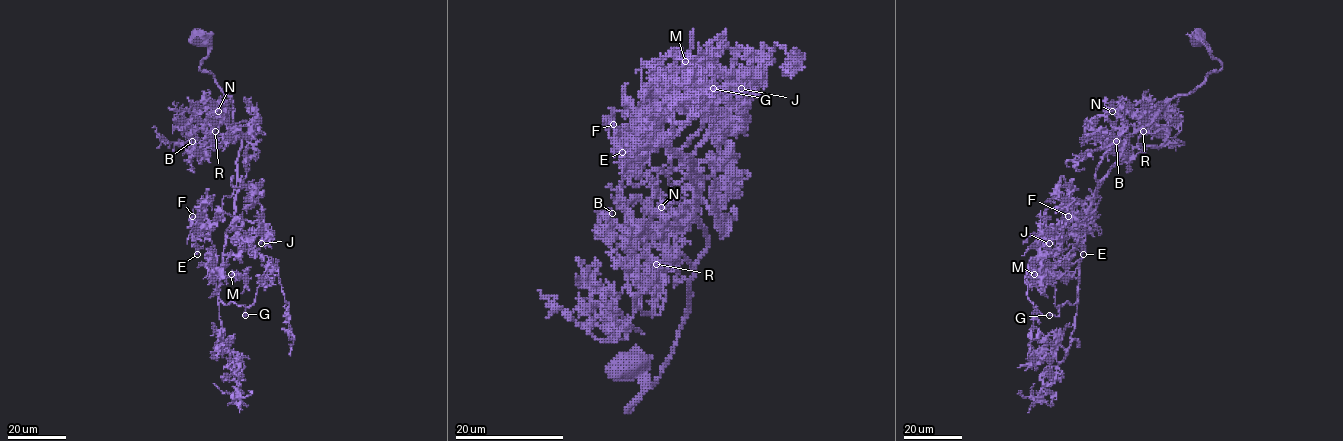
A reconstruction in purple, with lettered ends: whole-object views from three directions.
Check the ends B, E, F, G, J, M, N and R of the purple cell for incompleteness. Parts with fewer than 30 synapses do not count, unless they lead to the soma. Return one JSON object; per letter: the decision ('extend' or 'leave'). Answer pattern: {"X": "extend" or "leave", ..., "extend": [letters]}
{"B": "leave", "E": "leave", "F": "leave", "G": "extend", "J": "leave", "M": "leave", "N": "leave", "R": "leave", "extend": ["G"]}

